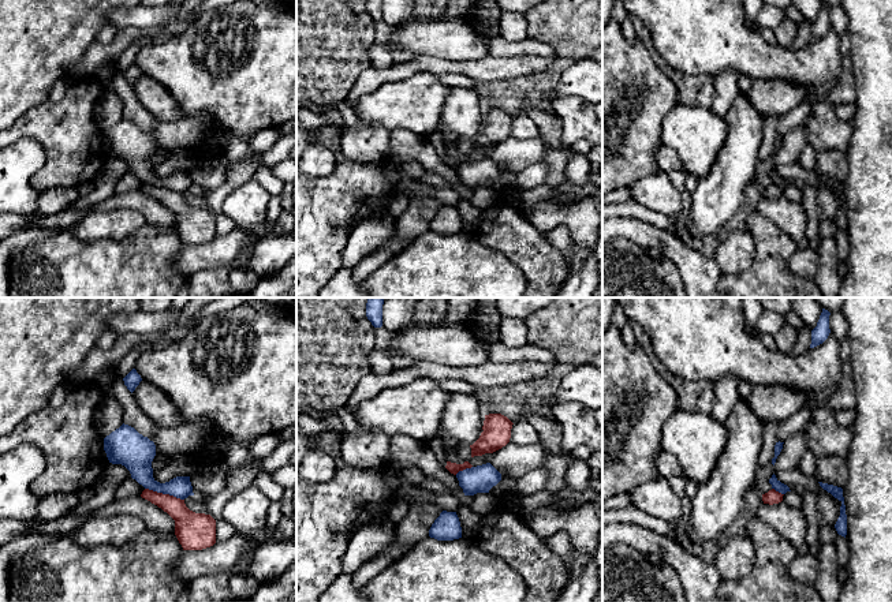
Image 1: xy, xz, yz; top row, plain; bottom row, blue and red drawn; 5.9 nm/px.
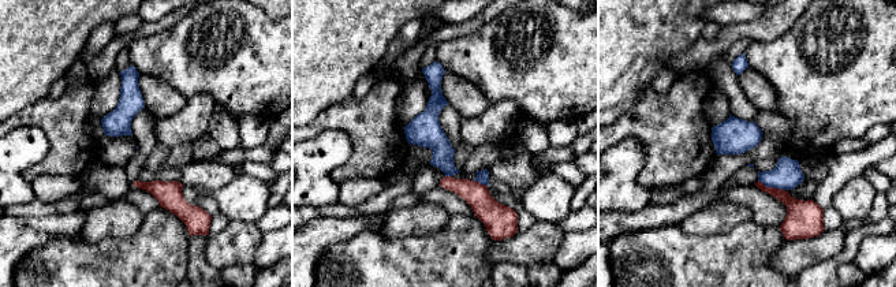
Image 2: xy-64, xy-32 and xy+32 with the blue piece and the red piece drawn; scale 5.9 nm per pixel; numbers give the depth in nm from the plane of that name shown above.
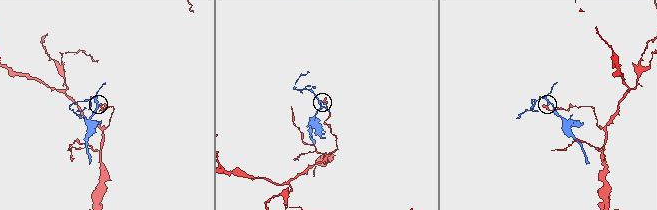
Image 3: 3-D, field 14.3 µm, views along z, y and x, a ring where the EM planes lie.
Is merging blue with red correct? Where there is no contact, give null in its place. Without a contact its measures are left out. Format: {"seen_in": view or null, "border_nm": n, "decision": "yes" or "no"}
{"seen_in": "xy", "border_nm": 240, "decision": "no"}

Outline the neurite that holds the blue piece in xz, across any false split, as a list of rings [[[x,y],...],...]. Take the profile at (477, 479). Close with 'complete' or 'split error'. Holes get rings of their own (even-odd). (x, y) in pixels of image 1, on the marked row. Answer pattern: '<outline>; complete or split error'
[[[486,463],[459,471],[456,478],[464,496],[474,496],[477,493],[489,493],[501,481],[501,474],[490,463]]]; complete

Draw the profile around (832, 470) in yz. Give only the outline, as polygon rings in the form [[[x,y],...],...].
[[[826,456],[818,459],[814,476],[818,482],[844,489],[848,479],[846,459],[840,456]]]

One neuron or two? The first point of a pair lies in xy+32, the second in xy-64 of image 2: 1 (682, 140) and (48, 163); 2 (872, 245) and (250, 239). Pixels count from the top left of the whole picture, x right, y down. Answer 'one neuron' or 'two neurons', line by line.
1: one neuron
2: two neurons

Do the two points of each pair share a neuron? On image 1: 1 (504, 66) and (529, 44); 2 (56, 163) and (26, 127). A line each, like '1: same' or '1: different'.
1: different
2: same

